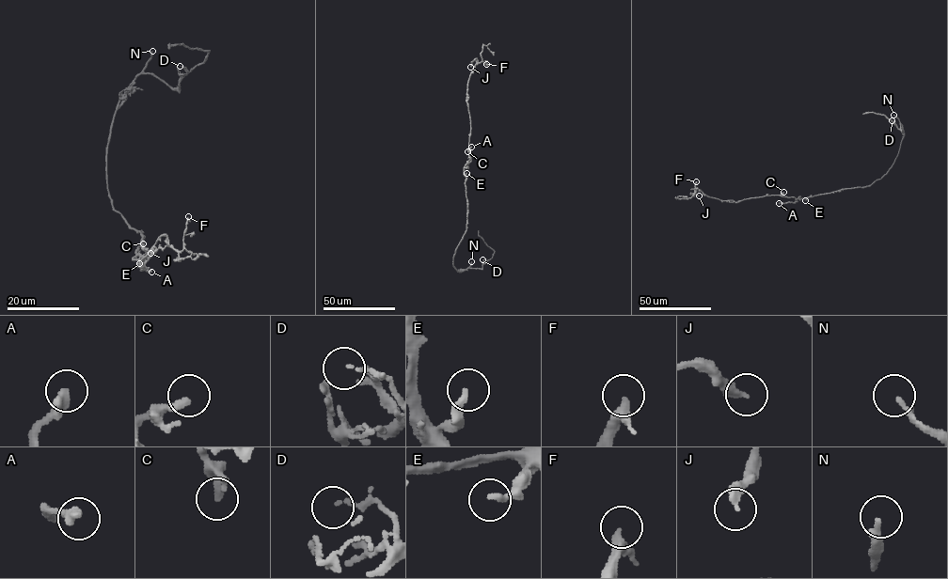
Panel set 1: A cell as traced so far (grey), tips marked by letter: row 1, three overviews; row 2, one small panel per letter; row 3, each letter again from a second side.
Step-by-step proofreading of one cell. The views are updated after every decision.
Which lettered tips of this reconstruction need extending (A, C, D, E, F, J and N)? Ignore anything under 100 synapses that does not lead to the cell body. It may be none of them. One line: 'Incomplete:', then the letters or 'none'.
Incomplete: F, N

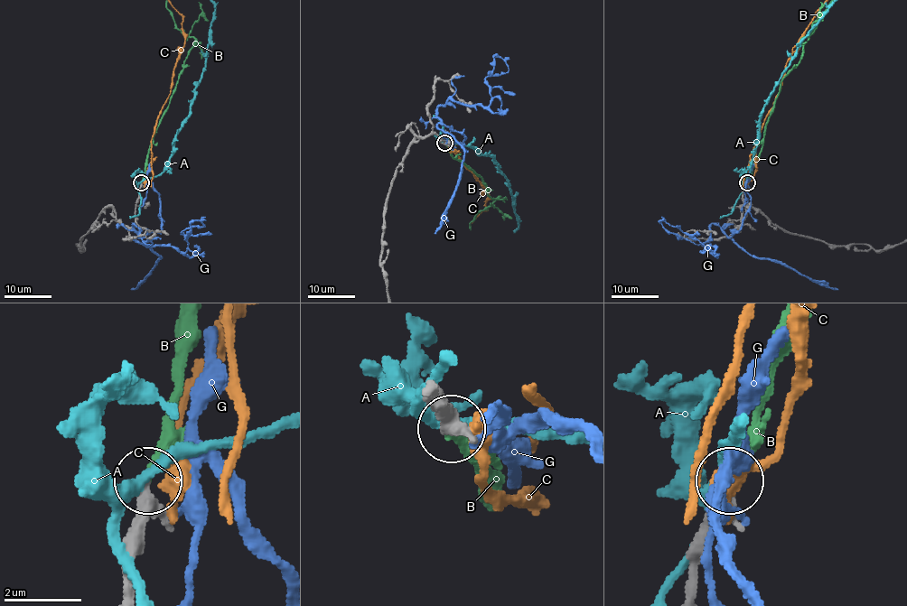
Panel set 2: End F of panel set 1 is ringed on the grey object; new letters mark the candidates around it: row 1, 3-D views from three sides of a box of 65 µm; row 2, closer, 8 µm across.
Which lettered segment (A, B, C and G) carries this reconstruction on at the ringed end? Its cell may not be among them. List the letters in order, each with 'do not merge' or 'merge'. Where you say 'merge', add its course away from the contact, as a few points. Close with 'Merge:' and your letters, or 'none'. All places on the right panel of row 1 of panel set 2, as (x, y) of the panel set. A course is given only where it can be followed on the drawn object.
A: do not merge
B: merge
C: do not merge
G: do not merge
Merge: B

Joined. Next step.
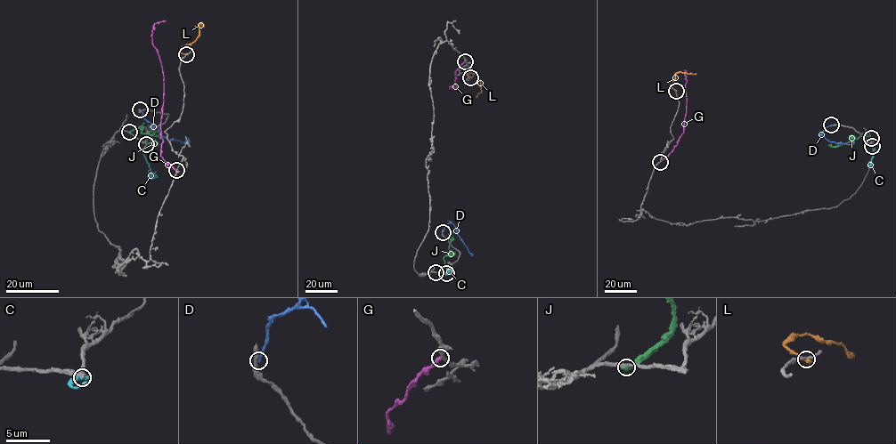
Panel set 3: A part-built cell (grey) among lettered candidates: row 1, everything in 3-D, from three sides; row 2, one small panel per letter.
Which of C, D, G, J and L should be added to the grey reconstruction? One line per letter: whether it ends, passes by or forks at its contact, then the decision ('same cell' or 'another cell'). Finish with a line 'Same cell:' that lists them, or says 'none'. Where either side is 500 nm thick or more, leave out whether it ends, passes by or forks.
C: another cell
D: it ends; another cell
G: it ends; another cell
J: another cell
L: it ends; another cell
Same cell: none

